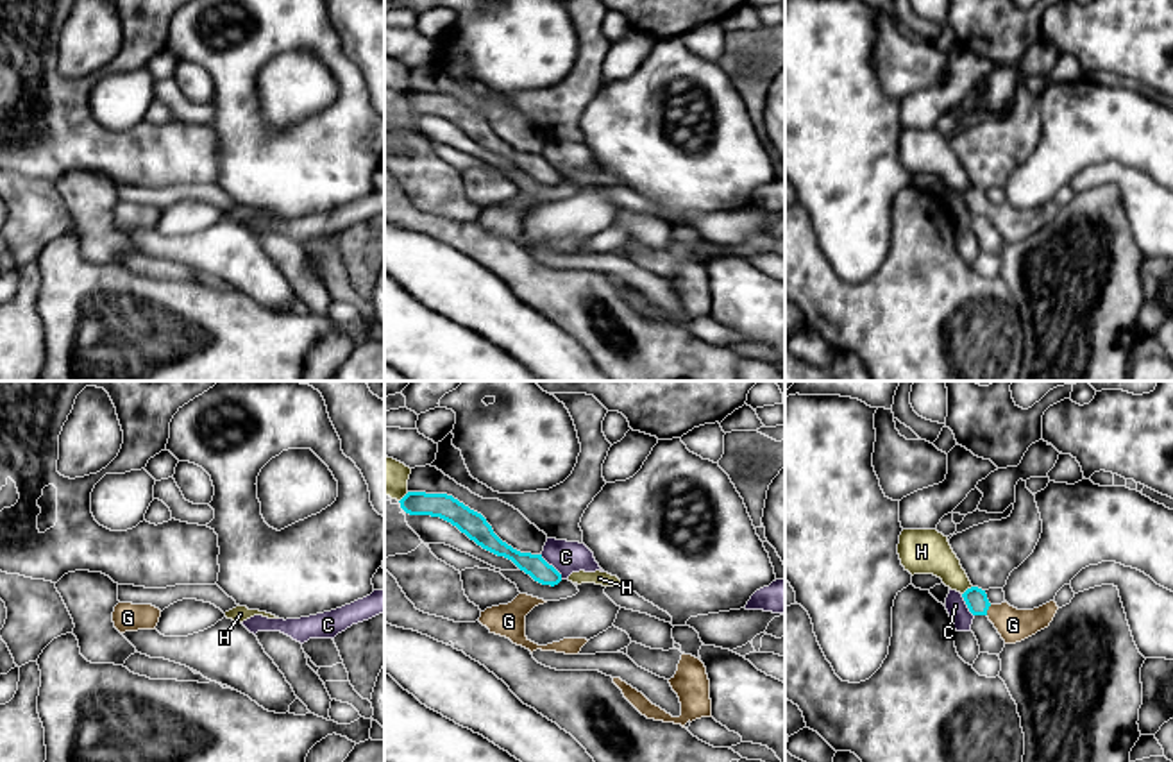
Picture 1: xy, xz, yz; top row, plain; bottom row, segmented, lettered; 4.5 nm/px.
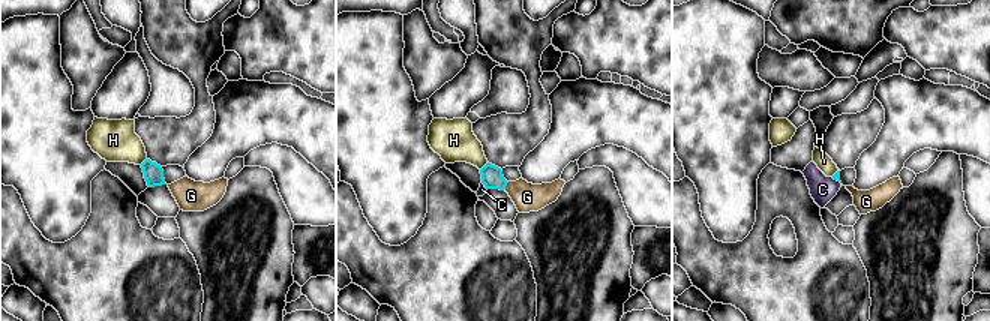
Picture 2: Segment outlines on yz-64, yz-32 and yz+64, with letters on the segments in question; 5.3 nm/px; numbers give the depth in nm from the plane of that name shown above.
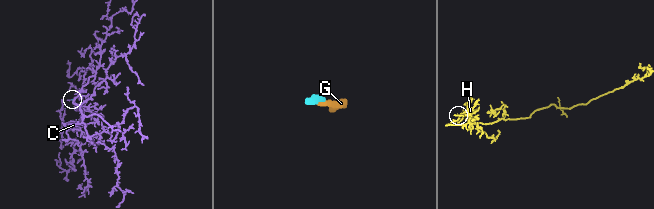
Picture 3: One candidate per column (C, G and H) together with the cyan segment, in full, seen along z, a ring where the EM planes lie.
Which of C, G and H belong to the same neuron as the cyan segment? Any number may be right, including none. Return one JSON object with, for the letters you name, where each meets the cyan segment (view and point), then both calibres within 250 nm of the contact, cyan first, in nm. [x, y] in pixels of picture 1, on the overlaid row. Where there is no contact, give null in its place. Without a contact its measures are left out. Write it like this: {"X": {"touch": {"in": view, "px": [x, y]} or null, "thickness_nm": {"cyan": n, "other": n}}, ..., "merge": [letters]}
{"G": {"touch": {"in": "yz", "px": [987, 609]}, "thickness_nm": {"cyan": 100, "other": 150}}, "merge": ["G"]}

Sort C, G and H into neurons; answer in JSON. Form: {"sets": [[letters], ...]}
{"sets": [["C"], ["G"], ["H"]]}

